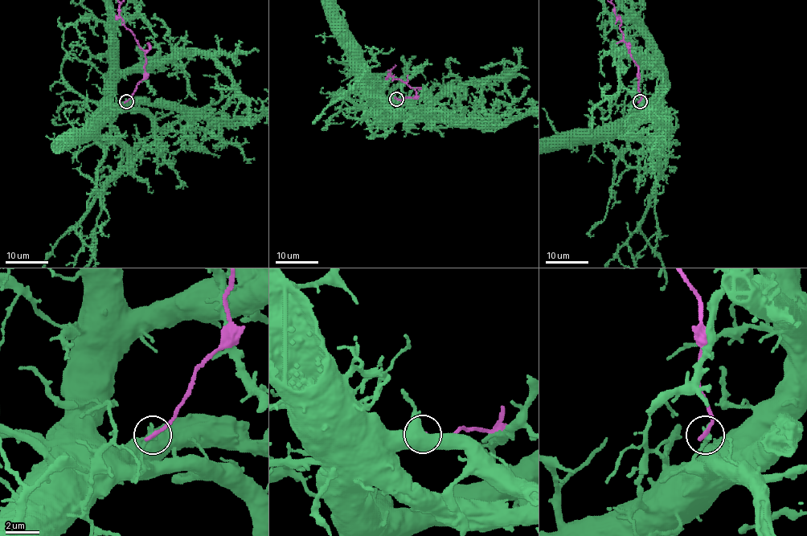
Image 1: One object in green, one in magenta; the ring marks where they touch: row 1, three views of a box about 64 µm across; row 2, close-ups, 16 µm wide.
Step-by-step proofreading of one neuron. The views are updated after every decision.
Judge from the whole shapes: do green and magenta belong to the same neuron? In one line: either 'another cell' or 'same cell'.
another cell

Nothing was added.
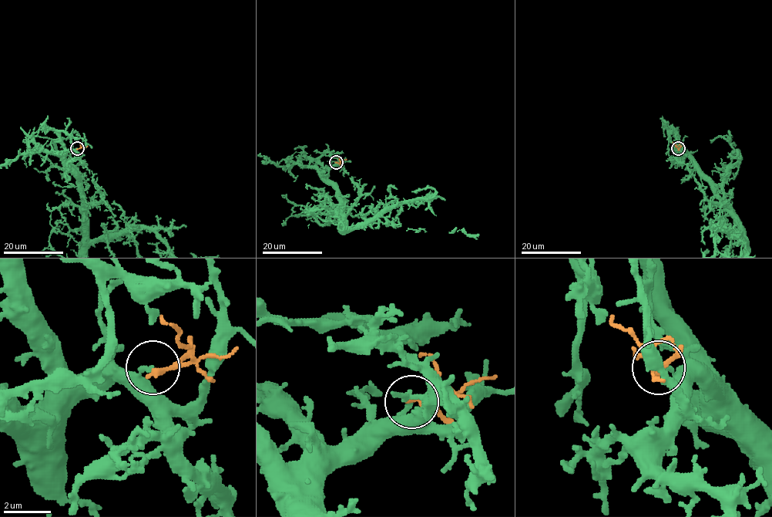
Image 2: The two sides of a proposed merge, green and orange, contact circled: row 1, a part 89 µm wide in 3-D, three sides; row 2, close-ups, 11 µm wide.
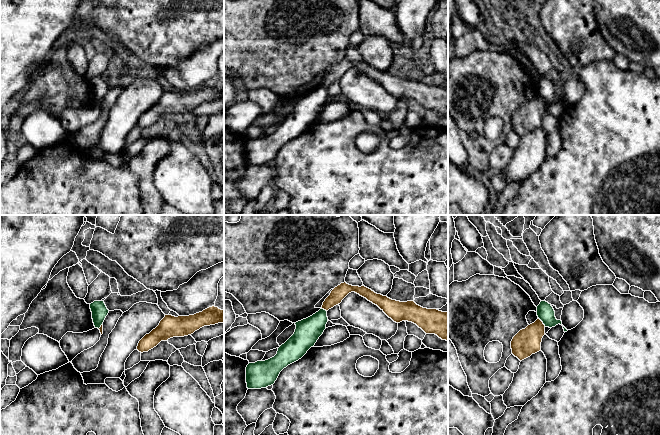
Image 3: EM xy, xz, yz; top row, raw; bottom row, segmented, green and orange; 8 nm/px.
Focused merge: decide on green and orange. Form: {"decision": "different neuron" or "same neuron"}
{"decision": "different neuron"}

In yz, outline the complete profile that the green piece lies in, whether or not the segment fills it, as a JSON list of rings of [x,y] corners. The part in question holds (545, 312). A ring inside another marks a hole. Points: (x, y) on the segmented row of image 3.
[[[541,301],[537,306],[537,316],[545,327],[552,328],[558,324],[562,325],[562,321],[556,319],[553,307],[546,301]]]

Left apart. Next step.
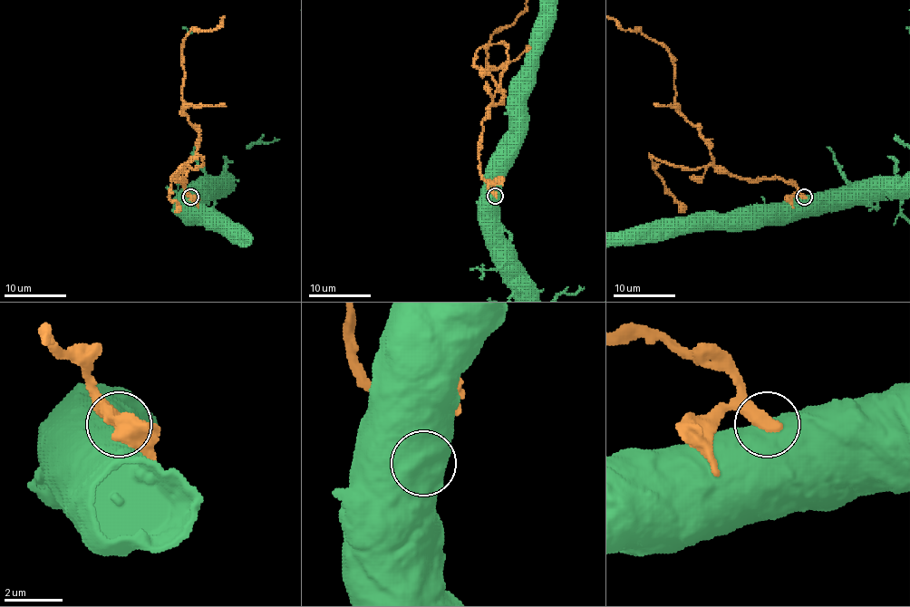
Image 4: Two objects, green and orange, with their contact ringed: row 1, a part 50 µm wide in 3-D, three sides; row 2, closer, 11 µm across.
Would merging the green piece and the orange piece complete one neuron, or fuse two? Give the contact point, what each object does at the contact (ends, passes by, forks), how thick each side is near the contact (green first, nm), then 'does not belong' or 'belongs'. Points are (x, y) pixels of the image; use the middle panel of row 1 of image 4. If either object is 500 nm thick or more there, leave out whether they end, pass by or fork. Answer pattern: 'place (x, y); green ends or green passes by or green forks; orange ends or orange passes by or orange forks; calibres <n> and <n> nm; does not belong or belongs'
place (495, 196); calibres 800 and 480 nm; does not belong

